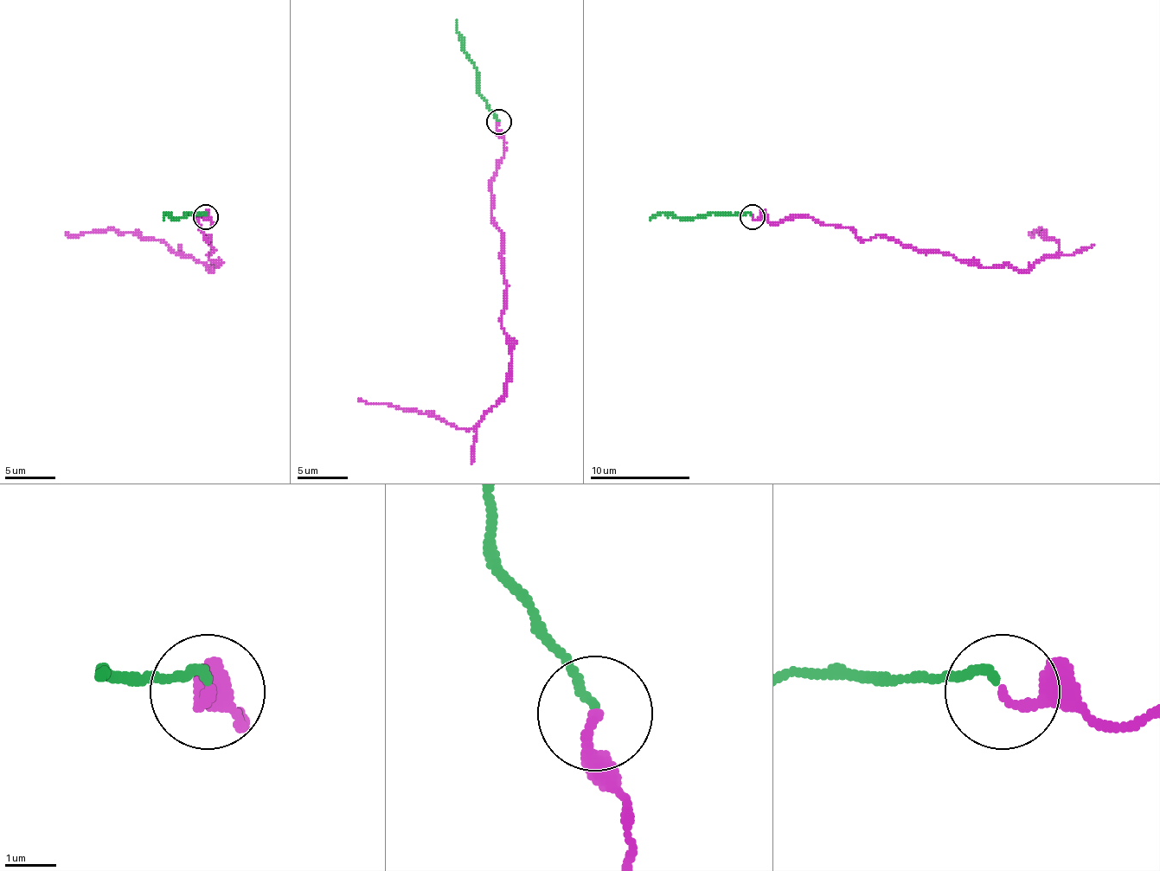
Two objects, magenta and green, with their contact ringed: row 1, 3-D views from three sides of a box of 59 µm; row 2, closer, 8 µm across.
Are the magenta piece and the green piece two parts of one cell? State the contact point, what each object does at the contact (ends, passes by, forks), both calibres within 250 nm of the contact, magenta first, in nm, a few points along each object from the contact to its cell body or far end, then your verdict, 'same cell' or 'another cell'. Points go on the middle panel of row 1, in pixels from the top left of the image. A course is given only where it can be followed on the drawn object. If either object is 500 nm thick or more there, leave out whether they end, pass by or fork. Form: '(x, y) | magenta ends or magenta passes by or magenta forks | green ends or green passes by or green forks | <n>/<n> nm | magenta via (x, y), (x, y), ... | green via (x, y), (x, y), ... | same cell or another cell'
(498, 122) | magenta ends | green ends | 200/160 nm | magenta via (499, 123), (504, 157), (491, 182), (491, 210), (506, 288), (506, 393), (471, 429), (358, 399) | green via (499, 120), (479, 92), (474, 62), (464, 50), (456, 20) | same cell

